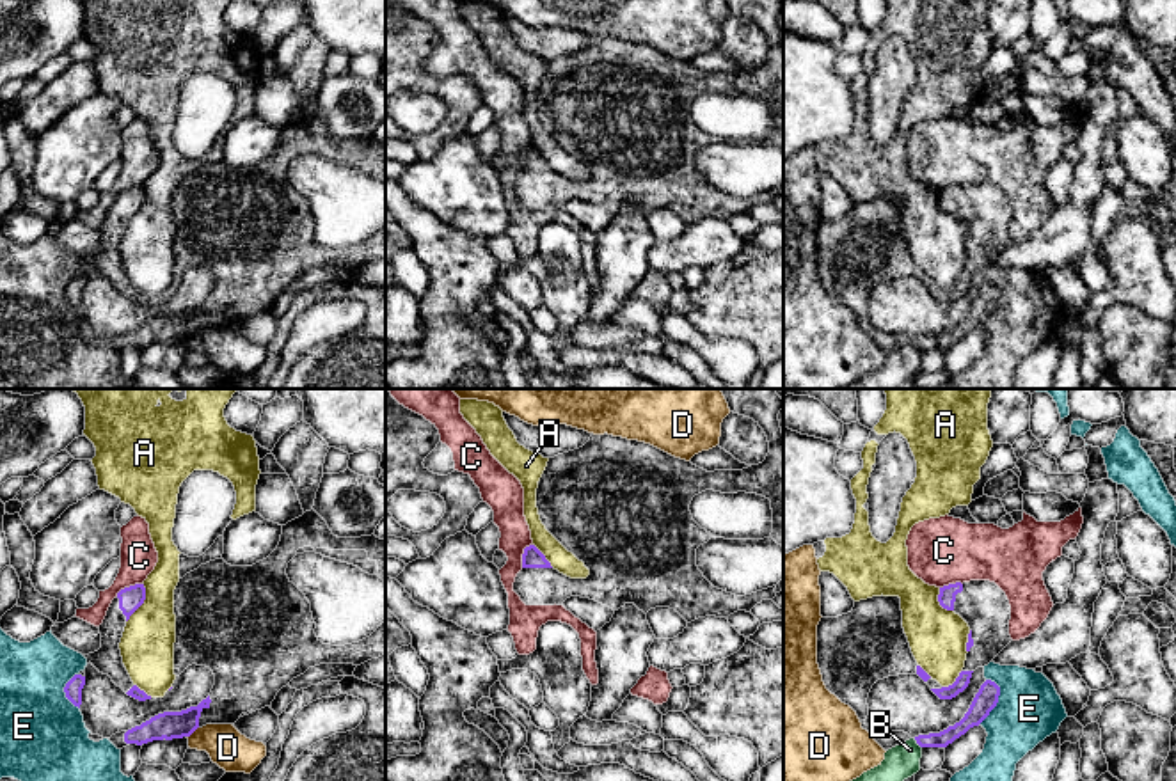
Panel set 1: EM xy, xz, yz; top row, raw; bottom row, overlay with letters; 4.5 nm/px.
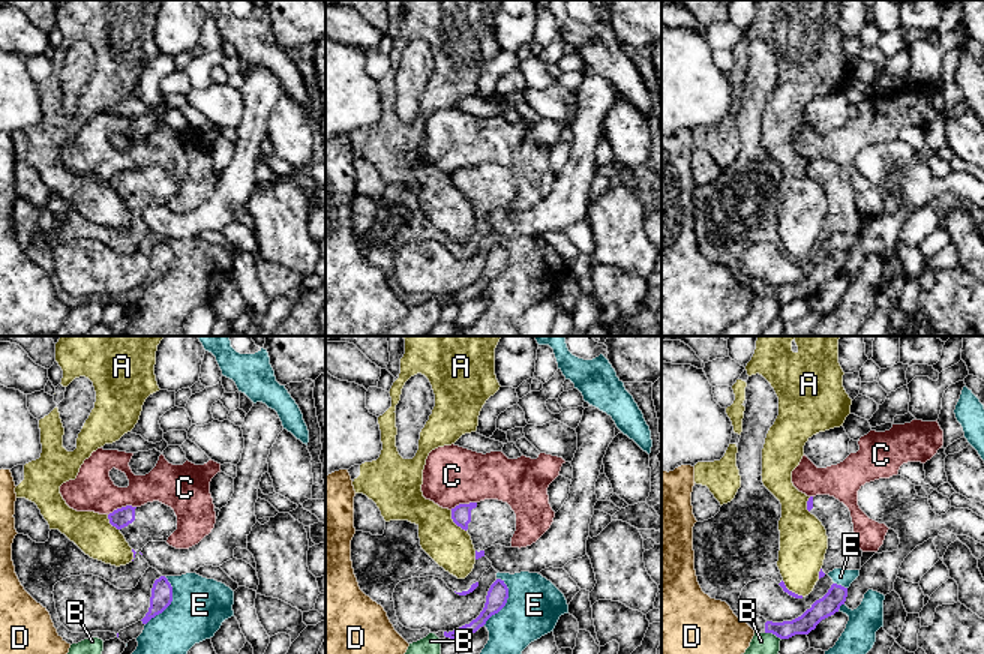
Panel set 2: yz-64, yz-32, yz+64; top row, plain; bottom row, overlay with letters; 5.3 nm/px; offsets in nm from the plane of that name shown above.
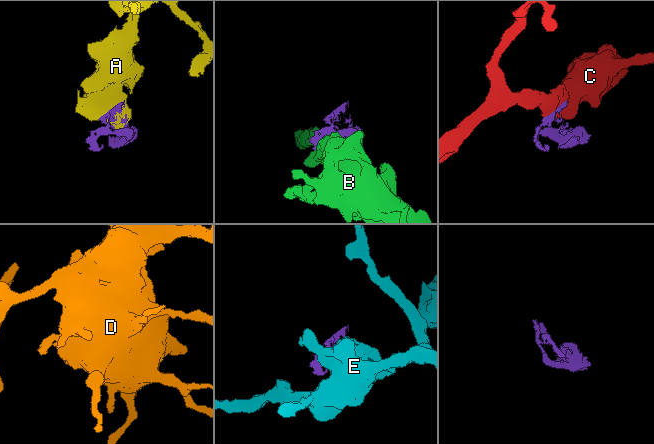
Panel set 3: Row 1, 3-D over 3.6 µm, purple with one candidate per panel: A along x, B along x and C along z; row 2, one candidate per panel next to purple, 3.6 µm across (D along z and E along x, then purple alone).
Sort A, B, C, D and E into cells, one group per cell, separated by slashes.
A / B / C / D / E

